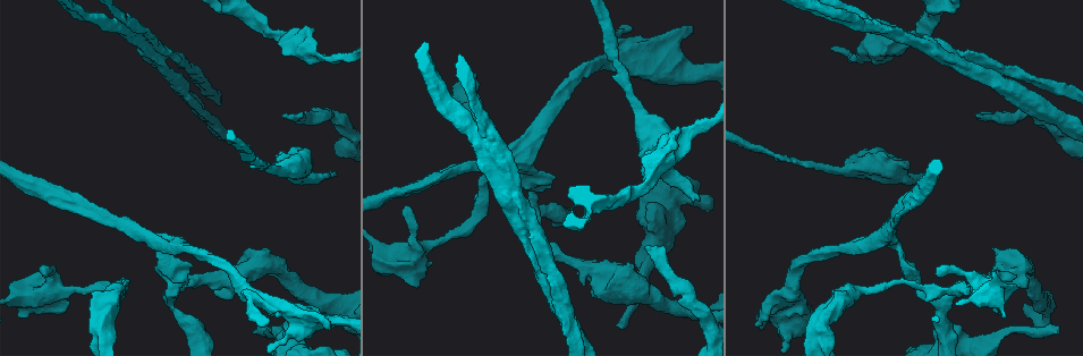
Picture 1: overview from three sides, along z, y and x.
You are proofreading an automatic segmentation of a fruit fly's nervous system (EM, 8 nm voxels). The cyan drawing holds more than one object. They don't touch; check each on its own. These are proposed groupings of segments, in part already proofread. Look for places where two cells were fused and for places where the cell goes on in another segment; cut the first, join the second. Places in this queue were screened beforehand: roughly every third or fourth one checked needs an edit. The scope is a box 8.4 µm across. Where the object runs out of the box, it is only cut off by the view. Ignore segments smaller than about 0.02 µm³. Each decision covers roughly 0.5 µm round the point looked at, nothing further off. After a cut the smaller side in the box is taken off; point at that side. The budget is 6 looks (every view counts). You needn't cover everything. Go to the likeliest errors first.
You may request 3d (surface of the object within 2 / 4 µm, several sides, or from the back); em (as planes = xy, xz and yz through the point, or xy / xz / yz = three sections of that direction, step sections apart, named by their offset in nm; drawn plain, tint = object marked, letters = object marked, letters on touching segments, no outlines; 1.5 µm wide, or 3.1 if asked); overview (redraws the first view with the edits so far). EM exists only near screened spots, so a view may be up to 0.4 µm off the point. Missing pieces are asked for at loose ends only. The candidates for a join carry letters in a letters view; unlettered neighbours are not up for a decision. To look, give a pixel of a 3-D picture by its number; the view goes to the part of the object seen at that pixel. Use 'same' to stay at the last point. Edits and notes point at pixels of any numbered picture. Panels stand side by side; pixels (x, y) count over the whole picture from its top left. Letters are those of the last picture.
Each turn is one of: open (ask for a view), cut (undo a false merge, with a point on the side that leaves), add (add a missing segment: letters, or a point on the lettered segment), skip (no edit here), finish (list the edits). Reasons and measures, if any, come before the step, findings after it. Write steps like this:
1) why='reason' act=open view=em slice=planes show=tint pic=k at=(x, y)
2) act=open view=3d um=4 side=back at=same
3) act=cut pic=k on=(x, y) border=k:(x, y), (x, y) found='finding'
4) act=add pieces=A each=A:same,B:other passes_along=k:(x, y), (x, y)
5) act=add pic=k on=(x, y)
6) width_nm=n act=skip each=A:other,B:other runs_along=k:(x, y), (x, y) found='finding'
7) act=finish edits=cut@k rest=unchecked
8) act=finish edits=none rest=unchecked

why='end of a long branch' act=open view=em slice=yz step=4 show=tint pic=1 at=(978, 115)

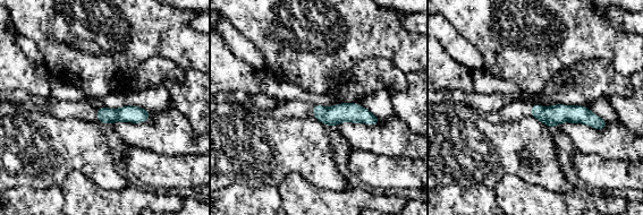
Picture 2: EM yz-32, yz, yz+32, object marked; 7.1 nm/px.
act=open view=em slice=planes show=letters at=same

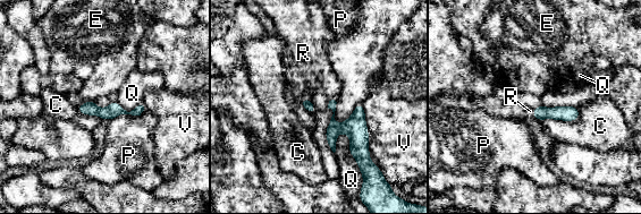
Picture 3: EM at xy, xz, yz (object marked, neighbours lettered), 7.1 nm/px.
longest_contact=V:420nm act=add pieces=R each=C:other,E:other,P:other,Q:other,R:same,V:other found='it goes on there'

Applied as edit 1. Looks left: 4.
act=open view=overview

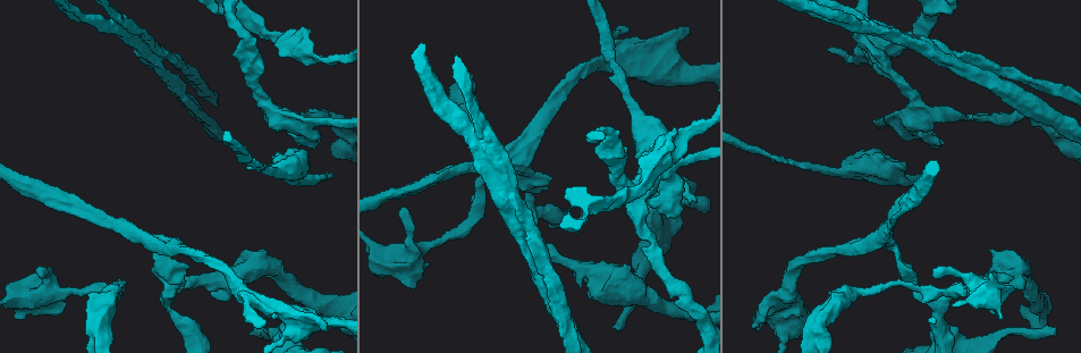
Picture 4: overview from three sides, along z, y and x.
why='long arm stops here' act=open view=3d um=4 pic=4 at=(1051, 335)

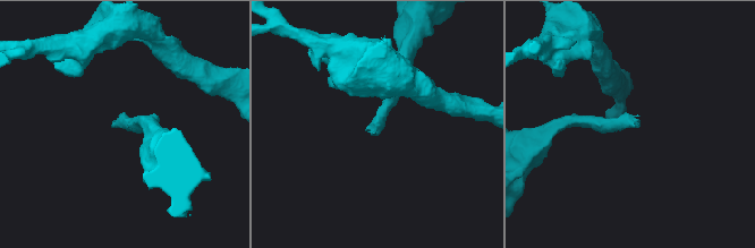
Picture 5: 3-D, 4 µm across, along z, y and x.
act=open view=em slice=xy step=8 show=plain pic=5 at=(635, 127)

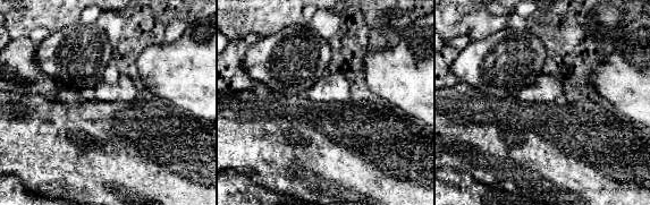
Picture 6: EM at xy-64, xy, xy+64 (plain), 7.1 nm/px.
why='see the neighbours' act=open view=em slice=xy step=8 show=letters at=same

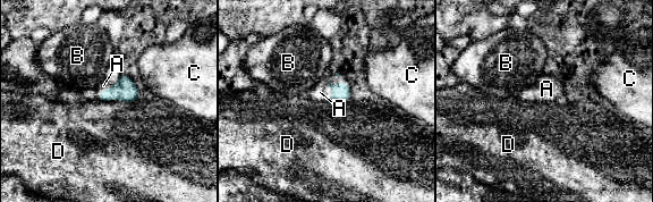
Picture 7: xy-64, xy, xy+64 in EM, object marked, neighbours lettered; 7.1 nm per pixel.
width_nm=120 longest_contact=A:220nm act=add pieces=A each=A:same,B:other,C:other,D:other found='it goes on there'

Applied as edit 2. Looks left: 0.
act=finish edits=add@3,add@7 rest=unchecked

